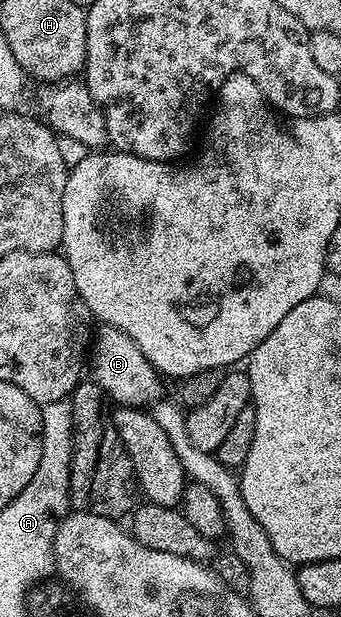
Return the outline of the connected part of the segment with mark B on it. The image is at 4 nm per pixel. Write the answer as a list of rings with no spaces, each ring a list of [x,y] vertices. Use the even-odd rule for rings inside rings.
[[[102,325],[94,337],[89,358],[92,379],[103,390],[104,395],[116,405],[133,409],[144,409],[160,401],[163,397],[163,378],[151,365],[142,350],[126,333],[113,326]]]

